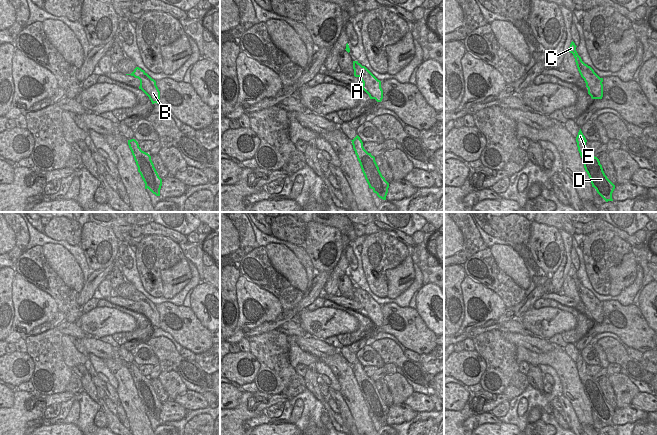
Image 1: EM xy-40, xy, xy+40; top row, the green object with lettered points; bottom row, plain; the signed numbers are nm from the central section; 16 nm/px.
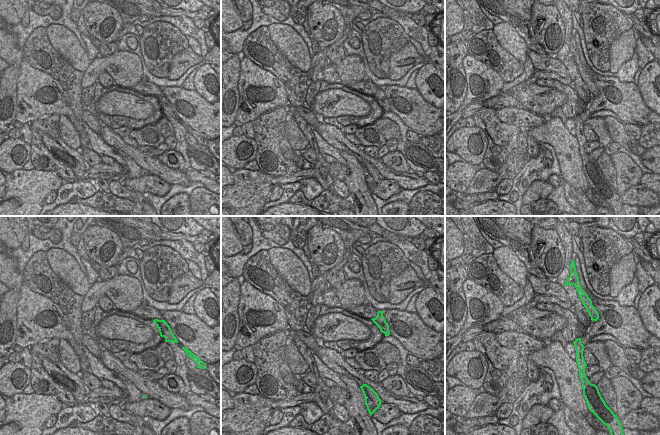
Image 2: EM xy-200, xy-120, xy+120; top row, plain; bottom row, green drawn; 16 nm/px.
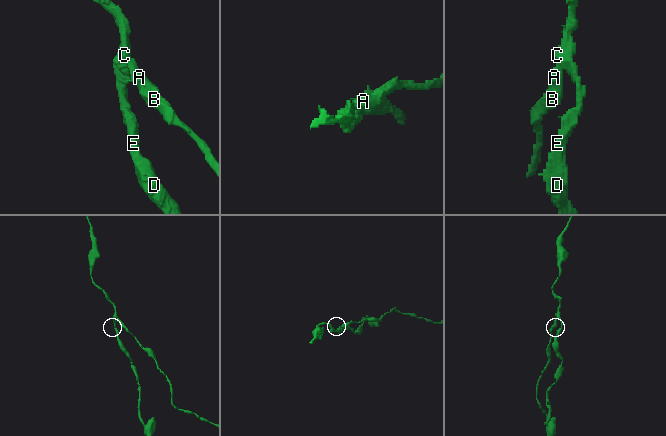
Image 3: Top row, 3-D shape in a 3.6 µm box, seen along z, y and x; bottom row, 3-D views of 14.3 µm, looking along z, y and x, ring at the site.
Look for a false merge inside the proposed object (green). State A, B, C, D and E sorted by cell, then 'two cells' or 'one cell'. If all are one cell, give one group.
groups A B / C D E; two cells

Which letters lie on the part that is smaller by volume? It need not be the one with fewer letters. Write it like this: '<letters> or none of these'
A, B

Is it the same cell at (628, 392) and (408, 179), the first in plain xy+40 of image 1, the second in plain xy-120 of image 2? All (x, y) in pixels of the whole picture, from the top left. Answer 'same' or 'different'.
different

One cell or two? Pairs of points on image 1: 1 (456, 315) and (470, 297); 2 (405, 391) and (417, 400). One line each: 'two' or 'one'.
1: two
2: two

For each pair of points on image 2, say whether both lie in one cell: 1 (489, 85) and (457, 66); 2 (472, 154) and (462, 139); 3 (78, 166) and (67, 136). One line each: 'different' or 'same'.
1: different
2: same
3: different

